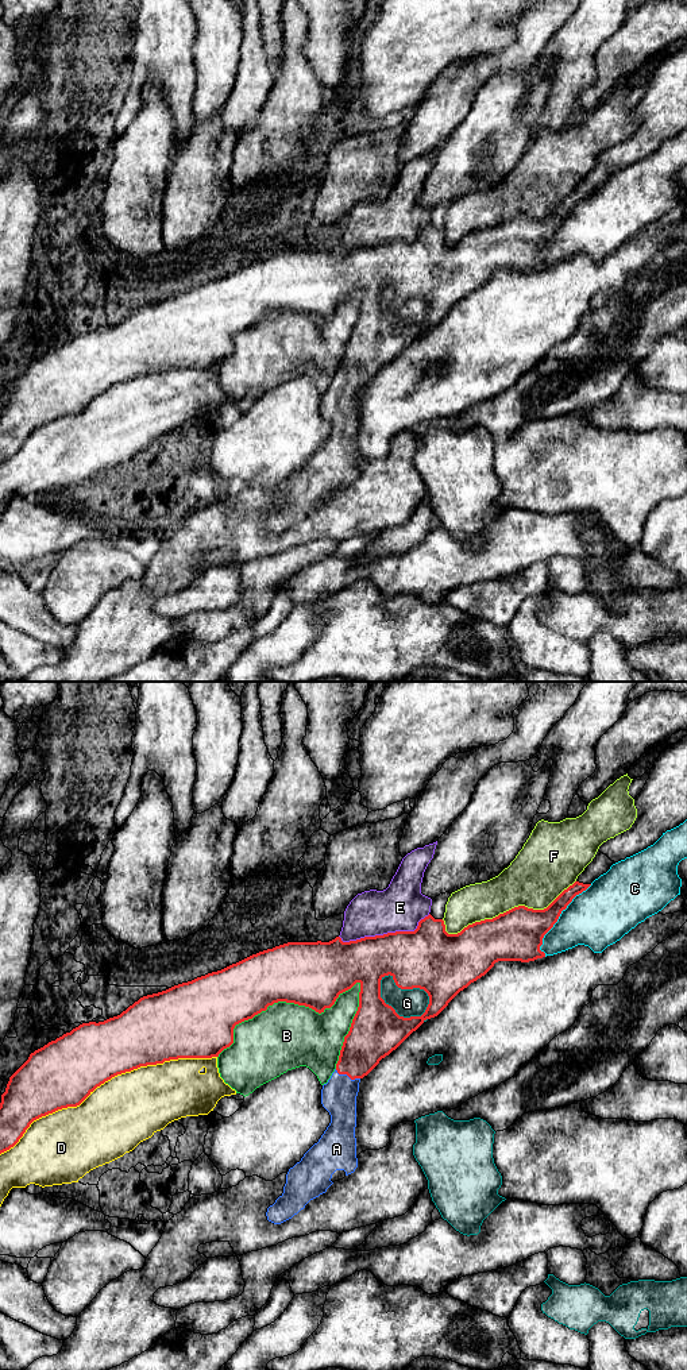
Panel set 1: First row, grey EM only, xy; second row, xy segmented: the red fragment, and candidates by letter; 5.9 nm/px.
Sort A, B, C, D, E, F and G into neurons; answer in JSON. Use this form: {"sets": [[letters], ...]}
{"sets": [["A"], ["B"], ["C"], ["D"], ["E"], ["F"], ["G"]]}

